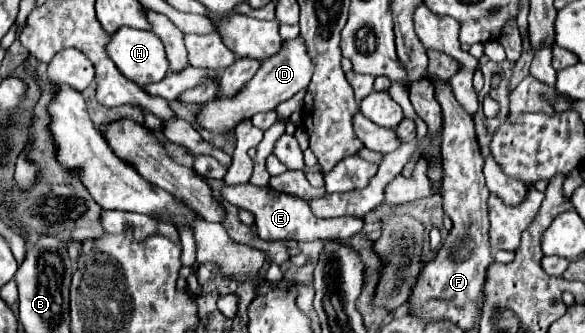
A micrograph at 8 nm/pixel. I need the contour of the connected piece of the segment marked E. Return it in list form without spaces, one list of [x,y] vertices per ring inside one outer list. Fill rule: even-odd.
[[[207,180],[209,186],[217,188],[223,199],[237,206],[239,209],[249,210],[257,216],[257,230],[259,238],[265,242],[311,242],[311,240],[327,240],[327,238],[351,238],[361,232],[363,220],[357,220],[353,216],[341,216],[341,218],[315,218],[313,212],[309,212],[309,204],[305,200],[277,192],[269,186],[259,188],[253,184],[239,184],[239,186],[225,186],[221,180]]]

